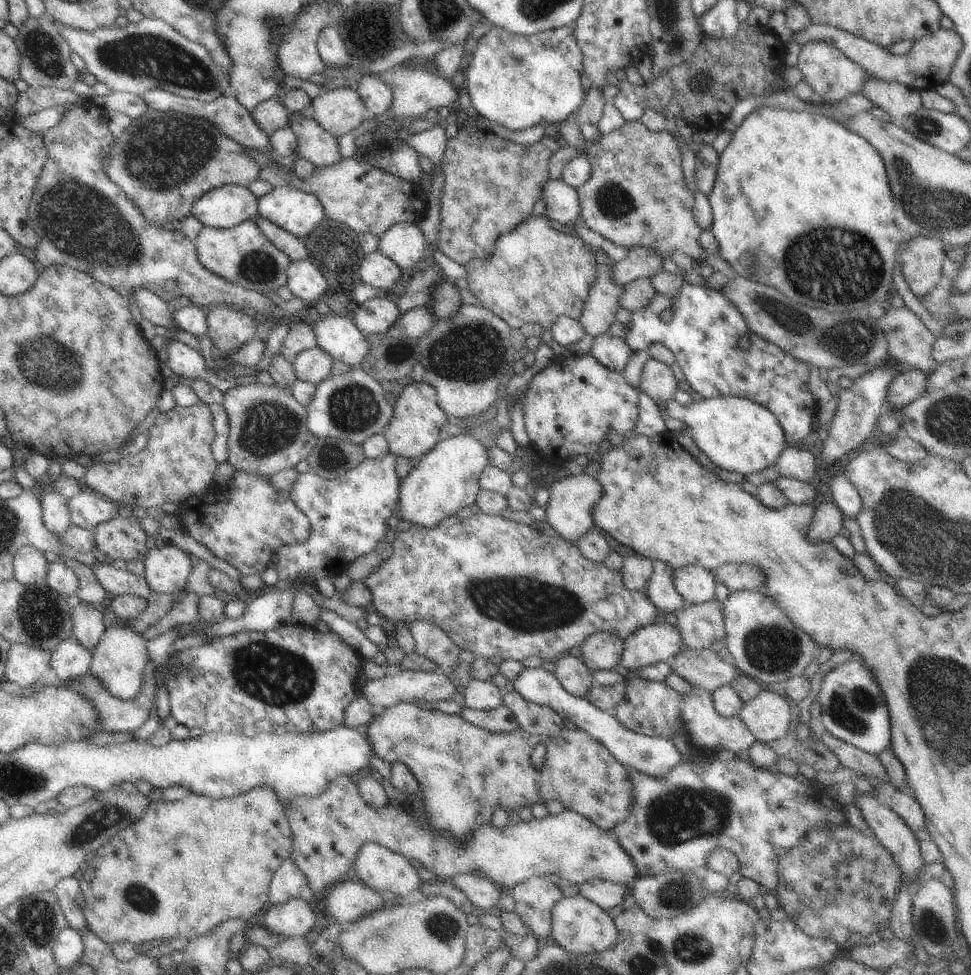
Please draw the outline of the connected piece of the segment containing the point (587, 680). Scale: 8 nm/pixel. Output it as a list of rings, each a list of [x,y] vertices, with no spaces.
[[[569,654],[555,661],[555,676],[566,692],[576,697],[585,697],[593,688],[595,679],[580,658]]]

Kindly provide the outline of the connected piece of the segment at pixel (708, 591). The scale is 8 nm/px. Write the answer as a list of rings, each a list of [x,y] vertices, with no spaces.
[[[698,565],[674,569],[673,580],[676,591],[691,605],[700,605],[716,598],[715,578],[710,571]]]

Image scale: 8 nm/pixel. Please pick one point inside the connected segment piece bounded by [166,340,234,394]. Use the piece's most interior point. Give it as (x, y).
(187, 363)

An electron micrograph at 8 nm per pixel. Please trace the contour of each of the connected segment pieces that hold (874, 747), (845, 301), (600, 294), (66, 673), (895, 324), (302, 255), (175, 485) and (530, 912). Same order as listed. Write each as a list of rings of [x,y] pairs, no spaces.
[[[852,658],[848,660],[848,664],[826,674],[820,685],[817,702],[821,706],[822,722],[835,738],[877,757],[891,748],[892,722],[888,708],[882,700],[880,688],[876,686],[872,674],[864,668],[860,658]]]
[[[766,106],[754,108],[734,130],[732,140],[719,155],[716,179],[709,195],[709,202],[713,218],[711,232],[716,237],[718,255],[730,264],[739,277],[776,288],[781,294],[794,299],[799,304],[826,312],[867,309],[866,306],[870,306],[872,302],[884,300],[888,296],[890,284],[893,282],[898,242],[903,238],[902,234],[898,234],[892,216],[895,206],[892,190],[888,184],[888,174],[880,154],[868,143],[868,140],[844,128],[838,120],[811,111],[780,110]]]
[[[588,245],[588,250],[594,254],[596,262],[596,282],[588,292],[590,296],[579,322],[584,326],[586,333],[598,337],[607,332],[616,321],[616,312],[621,308],[618,302],[624,294],[624,286],[612,280],[616,262],[600,248]]]
[[[72,637],[66,638],[51,654],[49,667],[54,670],[60,683],[68,684],[89,672],[93,652],[80,646]]]
[[[889,306],[879,319],[879,326],[888,340],[888,357],[918,368],[926,374],[934,373],[939,364],[932,358],[932,346],[937,336],[930,332],[920,318],[907,308]]]
[[[256,214],[253,219],[254,222],[258,224],[260,232],[262,232],[280,252],[286,254],[290,260],[300,261],[307,259],[308,250],[306,250],[302,238],[289,234],[286,230],[276,226],[276,224],[272,224],[270,220],[266,220],[264,216],[260,216],[260,214]]]
[[[198,400],[190,408],[176,406],[167,413],[161,413],[148,430],[148,436],[150,440],[141,452],[124,456],[116,462],[98,462],[92,465],[82,479],[85,487],[118,504],[126,504],[131,508],[140,506],[146,511],[159,508],[166,503],[180,504],[191,496],[201,499],[210,493],[209,485],[213,482],[217,467],[211,454],[211,445],[214,442],[214,420],[210,405]]]
[[[535,876],[520,882],[512,891],[515,912],[530,926],[537,939],[551,939],[552,910],[563,898],[560,888],[545,876]]]

